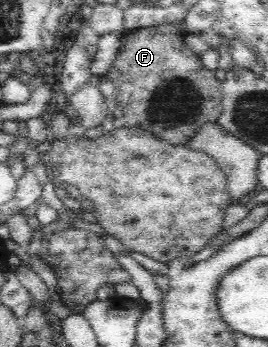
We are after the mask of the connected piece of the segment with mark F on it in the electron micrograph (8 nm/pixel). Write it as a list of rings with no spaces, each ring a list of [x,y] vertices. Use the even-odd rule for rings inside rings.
[[[171,23],[125,30],[119,53],[107,71],[107,78],[115,88],[113,100],[124,113],[121,126],[147,131],[157,140],[174,146],[185,146],[205,124],[216,122],[223,111],[221,83],[213,70],[207,72],[200,55],[184,47],[185,32],[183,27],[175,28]]]

